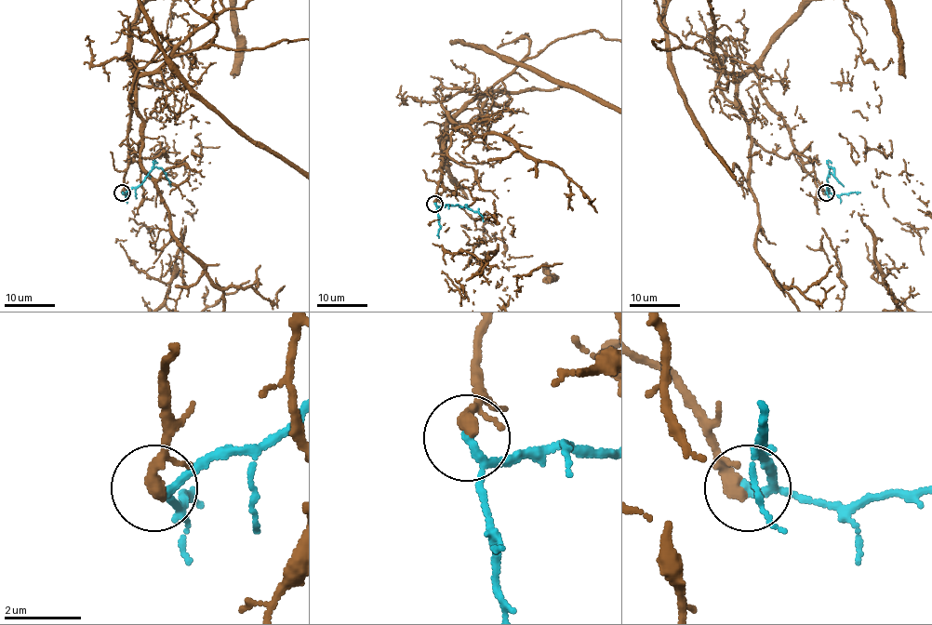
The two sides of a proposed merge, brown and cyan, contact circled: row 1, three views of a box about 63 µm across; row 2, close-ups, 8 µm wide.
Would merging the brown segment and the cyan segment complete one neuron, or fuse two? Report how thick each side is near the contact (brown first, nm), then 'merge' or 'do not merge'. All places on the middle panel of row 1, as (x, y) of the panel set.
280 nm thick on the brown side, 180 nm on the other; merge

